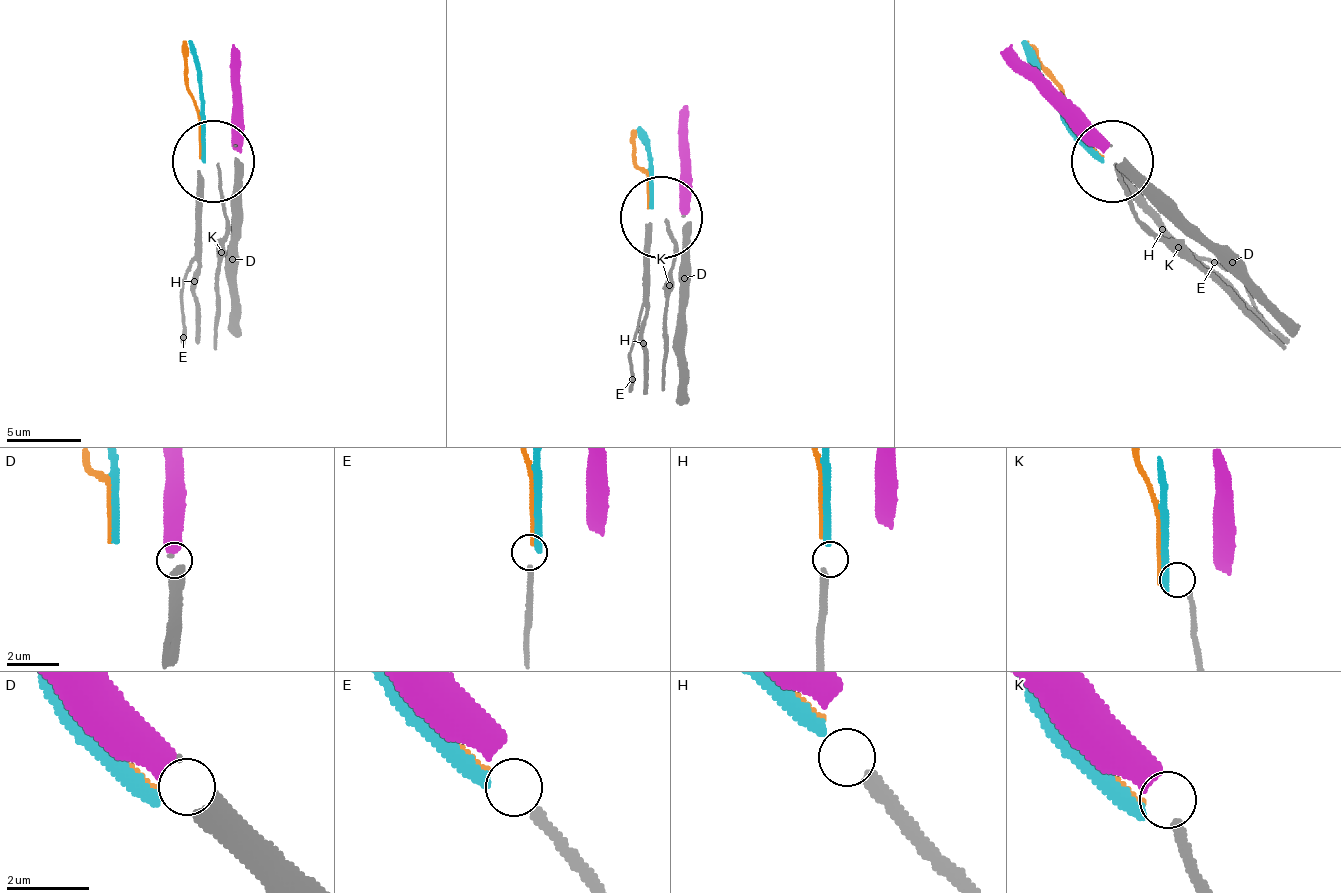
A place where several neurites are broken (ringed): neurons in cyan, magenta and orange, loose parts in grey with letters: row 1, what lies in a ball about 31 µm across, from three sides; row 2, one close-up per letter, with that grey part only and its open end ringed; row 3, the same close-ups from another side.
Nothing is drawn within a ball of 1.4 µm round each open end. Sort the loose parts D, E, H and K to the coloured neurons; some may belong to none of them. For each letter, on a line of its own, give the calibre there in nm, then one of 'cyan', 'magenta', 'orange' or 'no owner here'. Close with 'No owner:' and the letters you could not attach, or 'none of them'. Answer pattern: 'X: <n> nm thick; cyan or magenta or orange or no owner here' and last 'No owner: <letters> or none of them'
D: 80 nm thick; magenta
E: 240 nm thick; orange
H: 280 nm thick; cyan
K: 190 nm thick; no owner here
No owner: K

